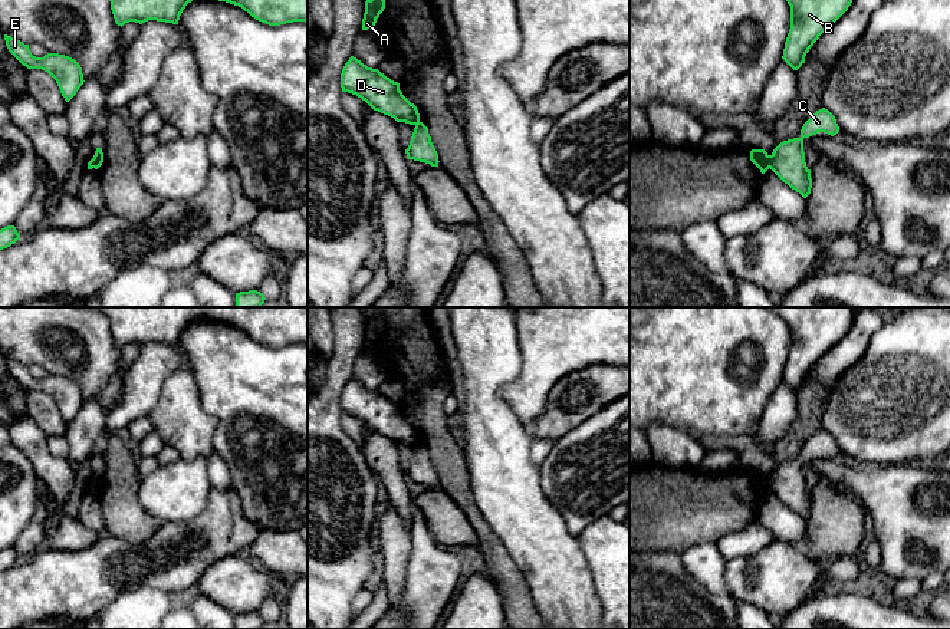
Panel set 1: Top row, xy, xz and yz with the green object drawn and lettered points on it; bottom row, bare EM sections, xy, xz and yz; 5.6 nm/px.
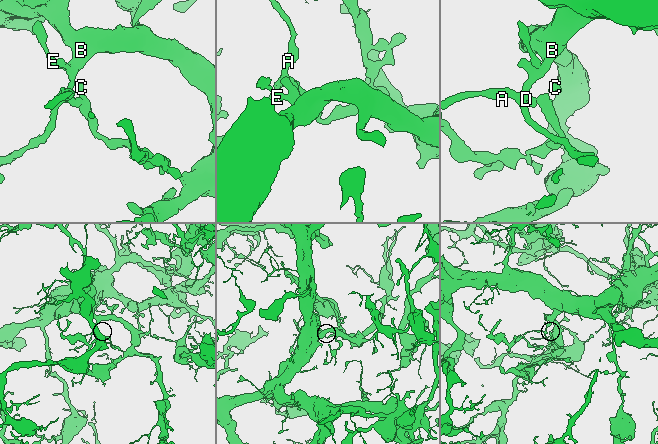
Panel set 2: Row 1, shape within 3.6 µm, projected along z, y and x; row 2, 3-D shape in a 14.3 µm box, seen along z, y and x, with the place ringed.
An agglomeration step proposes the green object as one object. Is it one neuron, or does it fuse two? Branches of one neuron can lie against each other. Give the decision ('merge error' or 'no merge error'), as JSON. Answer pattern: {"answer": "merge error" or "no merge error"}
{"answer": "merge error"}

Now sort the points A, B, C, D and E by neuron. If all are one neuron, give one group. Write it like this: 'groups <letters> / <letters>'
groups A B D E / C

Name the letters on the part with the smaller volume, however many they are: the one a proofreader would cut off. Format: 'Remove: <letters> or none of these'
Remove: C

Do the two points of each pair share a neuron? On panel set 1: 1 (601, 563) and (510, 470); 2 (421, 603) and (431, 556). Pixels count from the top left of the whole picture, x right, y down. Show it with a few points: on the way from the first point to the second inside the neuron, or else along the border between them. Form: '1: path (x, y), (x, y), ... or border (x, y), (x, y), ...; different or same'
1: border (575, 536), (589, 569); different
2: path (427, 592), (431, 567); same

